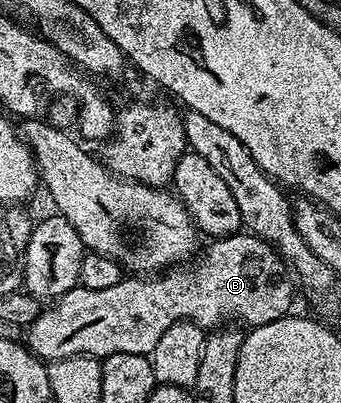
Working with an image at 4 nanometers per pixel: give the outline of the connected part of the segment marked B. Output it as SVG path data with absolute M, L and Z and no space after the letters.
M239 232L209 244L202 255L199 253L185 264L175 264L153 276L126 276L113 288L72 287L57 298L51 310L43 309L28 327L25 345L34 357L43 360L75 358L81 354L101 360L116 352L149 356L160 336L177 322L218 328L225 318L239 318L253 328L272 324L272 320L291 313L296 282L286 261L269 242L255 234Z

